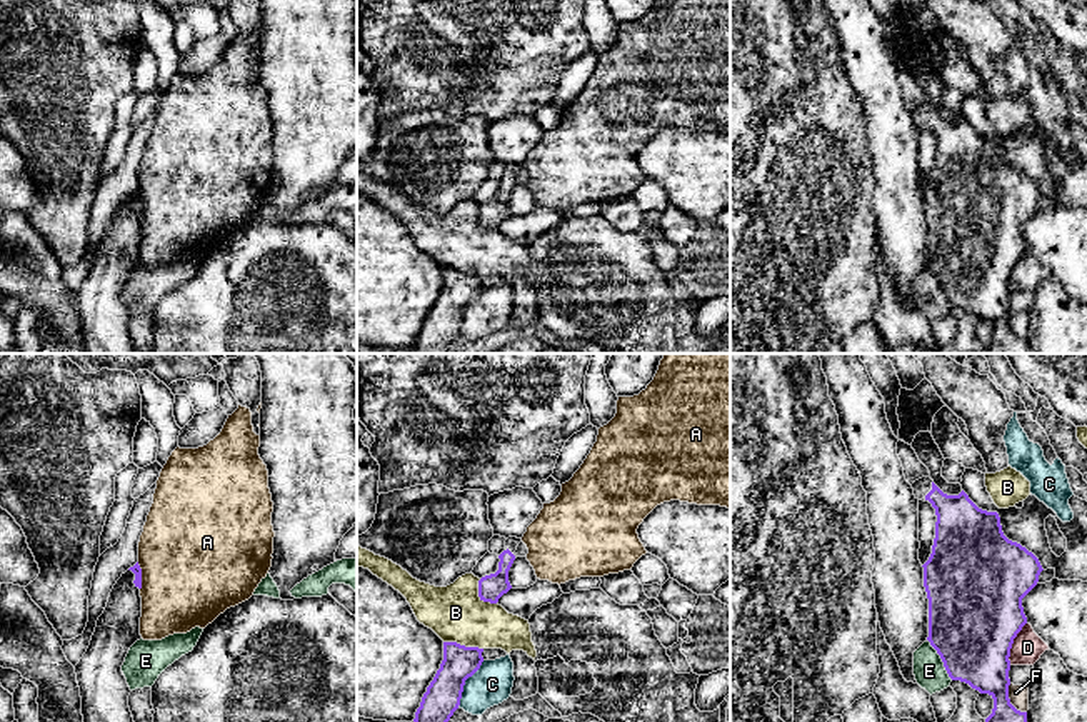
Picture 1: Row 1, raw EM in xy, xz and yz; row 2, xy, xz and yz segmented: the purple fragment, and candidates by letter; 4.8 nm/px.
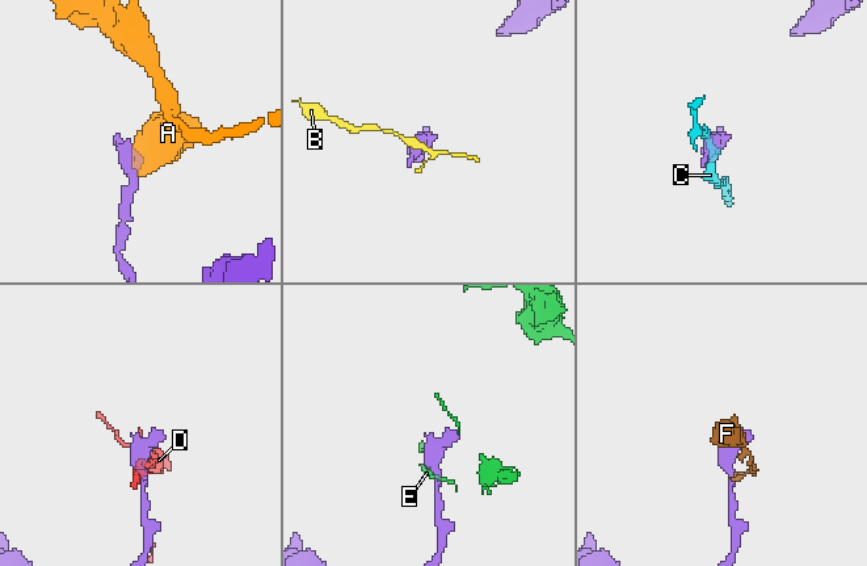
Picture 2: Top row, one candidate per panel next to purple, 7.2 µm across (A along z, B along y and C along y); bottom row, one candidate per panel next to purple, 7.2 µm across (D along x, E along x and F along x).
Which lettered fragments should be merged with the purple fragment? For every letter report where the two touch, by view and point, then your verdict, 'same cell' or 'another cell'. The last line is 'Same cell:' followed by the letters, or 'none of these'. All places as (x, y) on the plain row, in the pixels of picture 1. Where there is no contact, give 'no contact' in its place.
A: meets purple in xy at (140, 202); another cell
B: meets purple in xz at (464, 272); another cell
C: meets purple in xz at (464, 310); another cell
D: meets purple in yz at (1012, 269); another cell
E: meets purple in yz at (941, 284); another cell
F: meets purple in yz at (1009, 327); another cell
Same cell: none of these

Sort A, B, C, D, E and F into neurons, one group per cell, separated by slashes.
A / B / C / D / E / F

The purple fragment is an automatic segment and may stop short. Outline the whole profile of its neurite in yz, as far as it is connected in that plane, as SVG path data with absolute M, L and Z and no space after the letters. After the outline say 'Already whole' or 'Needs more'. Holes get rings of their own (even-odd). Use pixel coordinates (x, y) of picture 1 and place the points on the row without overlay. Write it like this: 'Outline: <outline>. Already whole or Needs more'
Outline: M930 103L915 107L912 115L915 125L929 127L937 142L932 180L922 192L929 225L927 267L952 307L994 325L985 353L1027 353L1027 338L1017 337L1009 325L1009 283L1014 265L1027 250L1022 225L1044 195L1032 178L1004 162L997 138L979 135L964 117L947 122Z. Needs more

